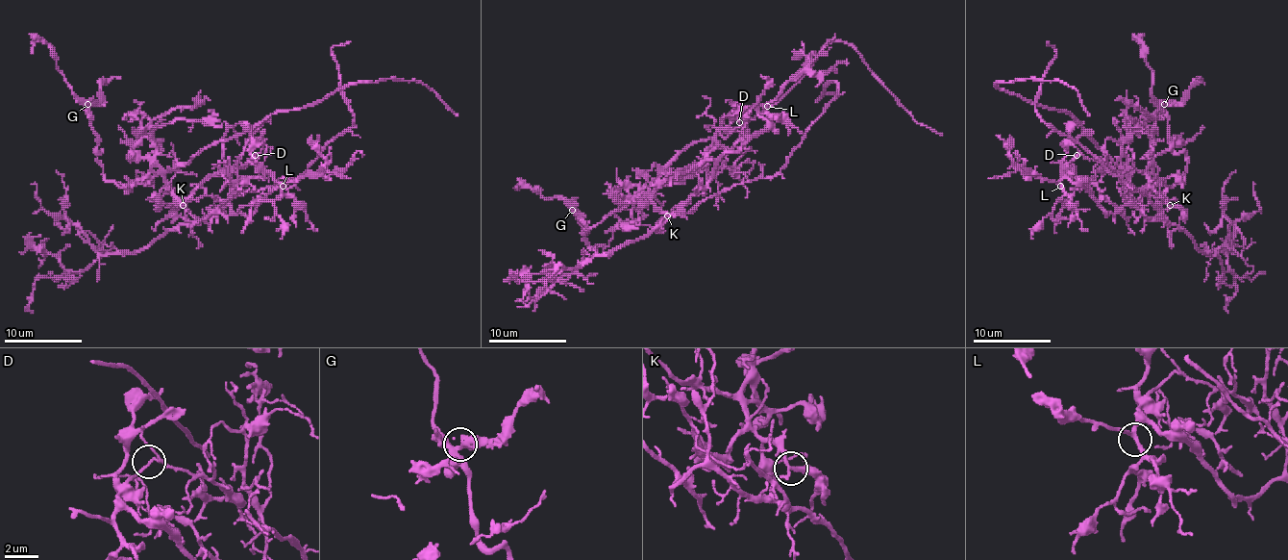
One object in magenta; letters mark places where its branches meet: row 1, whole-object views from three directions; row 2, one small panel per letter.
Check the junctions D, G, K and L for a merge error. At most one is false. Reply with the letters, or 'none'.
D

